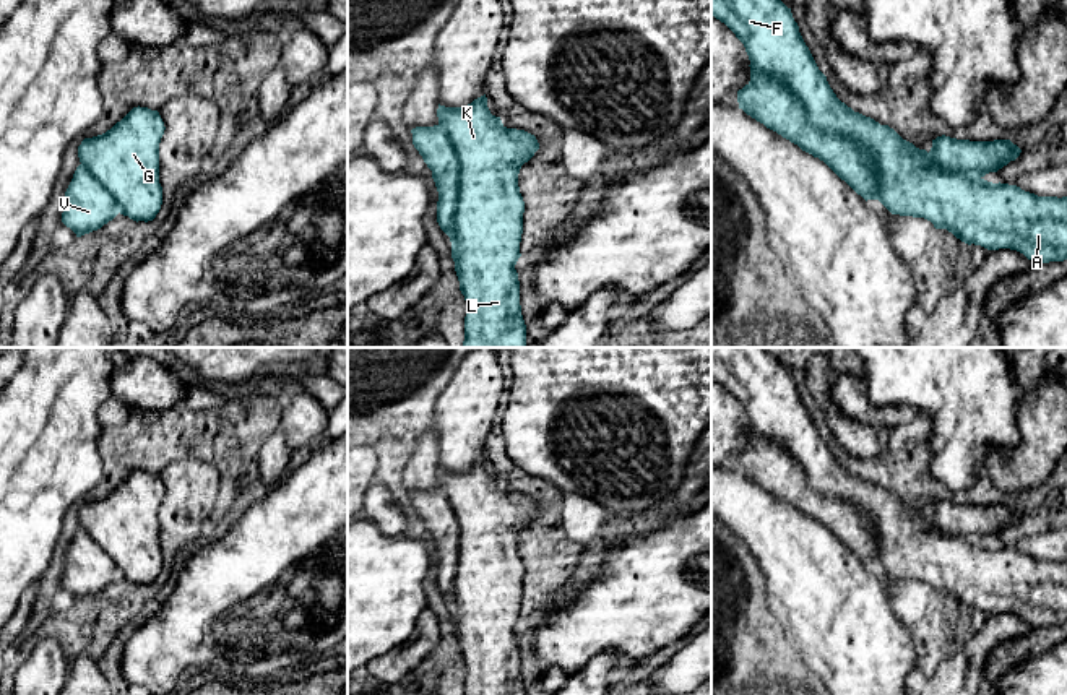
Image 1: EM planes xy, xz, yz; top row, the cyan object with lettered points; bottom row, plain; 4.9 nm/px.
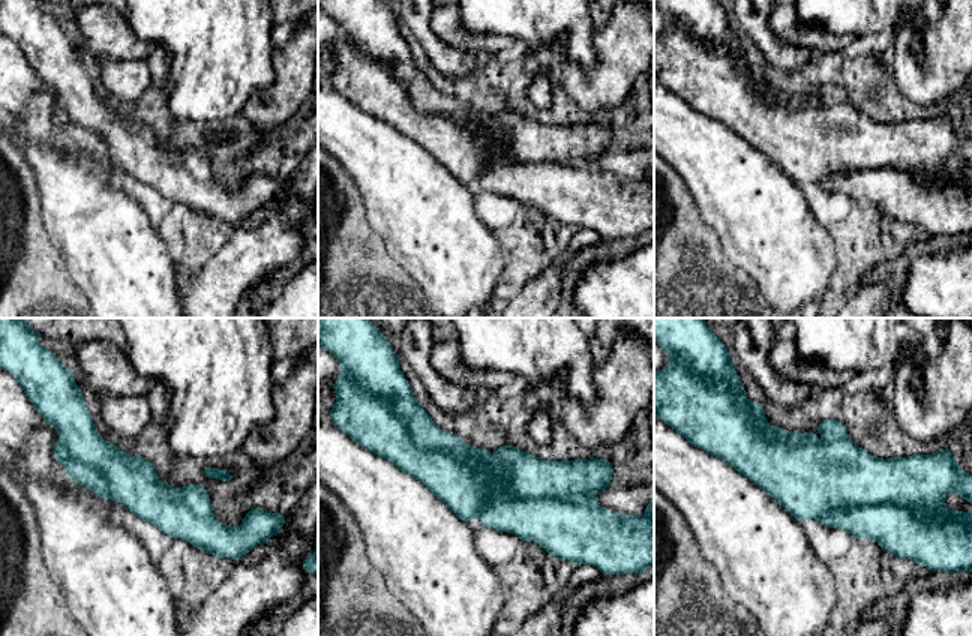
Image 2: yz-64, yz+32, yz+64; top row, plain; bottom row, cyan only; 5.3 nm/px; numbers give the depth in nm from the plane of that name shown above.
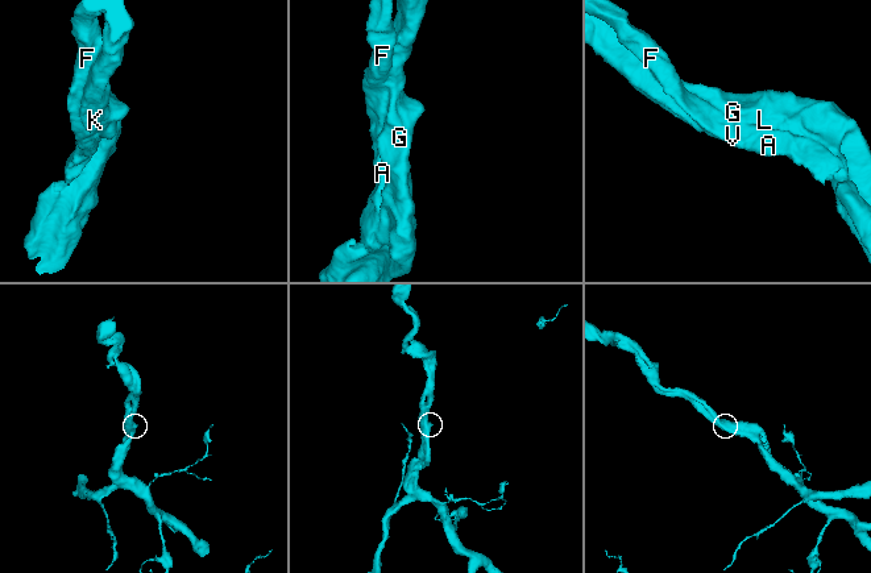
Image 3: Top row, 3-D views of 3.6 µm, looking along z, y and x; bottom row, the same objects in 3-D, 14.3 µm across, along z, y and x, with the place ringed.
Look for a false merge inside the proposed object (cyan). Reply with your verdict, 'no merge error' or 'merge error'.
no merge error

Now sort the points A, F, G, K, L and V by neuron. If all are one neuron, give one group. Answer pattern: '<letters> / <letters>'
A F G K L V

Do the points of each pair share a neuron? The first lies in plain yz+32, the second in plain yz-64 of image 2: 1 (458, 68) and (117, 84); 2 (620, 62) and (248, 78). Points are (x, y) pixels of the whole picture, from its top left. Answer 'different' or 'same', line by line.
1: same
2: different

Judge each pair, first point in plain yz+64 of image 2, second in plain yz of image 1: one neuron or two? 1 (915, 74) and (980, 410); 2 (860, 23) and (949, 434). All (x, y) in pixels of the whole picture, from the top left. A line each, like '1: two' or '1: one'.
1: two
2: one

